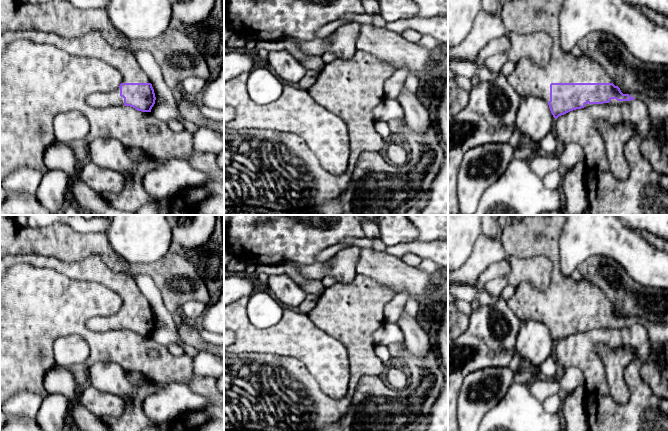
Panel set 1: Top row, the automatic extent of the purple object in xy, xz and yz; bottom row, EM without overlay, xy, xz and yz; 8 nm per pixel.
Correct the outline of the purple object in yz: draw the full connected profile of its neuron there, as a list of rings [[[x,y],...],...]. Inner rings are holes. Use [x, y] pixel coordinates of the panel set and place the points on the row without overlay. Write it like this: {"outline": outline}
{"outline": [[[521,215],[500,229],[499,235],[508,258],[542,256],[548,262],[546,288],[538,290],[531,283],[522,282],[516,287],[515,294],[507,301],[508,306],[520,320],[532,319],[542,322],[548,327],[556,343],[576,333],[639,322],[647,331],[652,351],[650,356],[643,360],[641,378],[657,397],[668,399],[668,323],[654,323],[637,316],[624,318],[604,292],[589,280],[583,278],[581,281],[575,281],[571,276],[564,276],[560,268],[559,252],[559,238],[564,222],[563,215]]]}

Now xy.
{"outline": [[[36,254],[7,255],[0,258],[0,278],[10,266],[17,263],[49,268],[70,279],[98,282],[115,291],[122,299],[122,307],[110,317],[88,319],[86,326],[90,330],[130,330],[138,335],[151,336],[156,324],[154,313],[134,278],[112,271],[98,255],[91,255],[78,262],[66,262]]]}

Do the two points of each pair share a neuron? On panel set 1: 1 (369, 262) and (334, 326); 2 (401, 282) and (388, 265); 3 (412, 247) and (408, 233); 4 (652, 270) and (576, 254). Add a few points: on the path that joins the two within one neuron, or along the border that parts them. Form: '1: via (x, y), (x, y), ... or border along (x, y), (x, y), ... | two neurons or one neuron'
1: border along (357, 274), (377, 279), (384, 284) | two neurons
2: via (399, 278), (390, 269) | one neuron
3: border along (416, 239), (410, 242), (400, 242), (387, 246) | two neurons
4: via (633, 252), (628, 247), (595, 247) | one neuron

